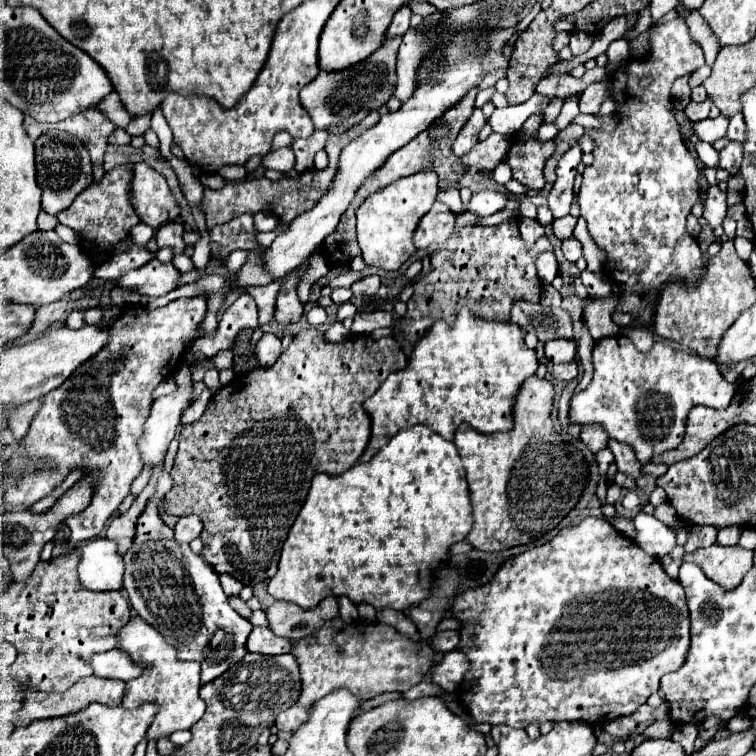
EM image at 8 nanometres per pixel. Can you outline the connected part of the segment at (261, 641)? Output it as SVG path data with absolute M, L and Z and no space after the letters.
M253 627L247 639L247 651L261 655L283 655L291 651L291 641L277 637L269 627Z

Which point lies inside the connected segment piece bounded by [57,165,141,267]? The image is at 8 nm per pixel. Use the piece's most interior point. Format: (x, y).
(102, 214)

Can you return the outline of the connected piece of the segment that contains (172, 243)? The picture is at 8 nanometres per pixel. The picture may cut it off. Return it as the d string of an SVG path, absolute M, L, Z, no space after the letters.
M165 223L165 225L157 231L153 253L157 253L157 251L159 251L159 249L163 249L163 247L169 247L169 249L173 251L173 255L179 255L179 253L183 253L183 251L185 251L186 244L180 237L178 223Z

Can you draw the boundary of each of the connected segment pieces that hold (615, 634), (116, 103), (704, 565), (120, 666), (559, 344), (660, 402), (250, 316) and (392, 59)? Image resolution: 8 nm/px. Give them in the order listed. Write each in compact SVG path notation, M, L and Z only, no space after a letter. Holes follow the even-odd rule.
M585 517L579 525L571 525L561 529L561 533L551 539L549 543L523 551L511 559L507 559L501 569L481 587L477 589L467 589L461 595L455 597L451 613L457 621L461 621L461 641L457 651L465 653L469 659L469 671L463 679L463 683L457 687L455 695L457 701L461 705L465 705L465 709L469 709L471 717L477 723L489 723L489 725L511 725L511 727L527 727L531 723L541 725L545 721L583 721L589 725L595 723L605 723L623 715L631 715L633 711L637 711L639 705L643 705L647 701L649 695L659 691L659 679L665 673L677 671L683 663L685 663L685 653L689 649L689 613L687 613L687 601L685 601L685 591L679 585L677 579L669 577L663 567L661 561L657 557L647 555L641 547L635 545L633 539L625 537L623 533L619 533L607 519L603 517ZM567 611L567 667L559 665L561 653L553 653L555 649L549 645L549 637L551 637L551 627L555 627L555 623L565 615Z
M113 91L111 95L107 95L107 99L101 99L97 107L99 107L99 109L103 111L103 115L107 115L107 119L111 119L111 123L115 123L117 127L127 127L129 121L133 119L133 117L125 111L125 107L121 105L119 95L117 95L115 91Z
M715 543L707 549L697 549L695 553L685 555L685 561L699 565L701 571L723 589L735 589L743 575L753 567L753 551L739 545L723 547Z
M111 649L105 653L93 655L91 667L97 677L121 679L121 681L129 681L143 673L143 669L133 659L129 659L129 655L125 651L119 651L119 649Z
M553 339L545 343L545 357L549 363L571 363L577 357L575 341L567 339Z
M605 337L595 343L593 347L593 381L589 387L577 395L571 397L571 419L575 419L577 425L591 425L599 423L607 429L609 437L627 443L635 449L637 459L645 465L649 463L651 455L659 455L667 449L675 449L685 435L685 421L689 411L695 405L707 405L711 409L725 409L733 395L737 385L723 379L719 367L715 361L699 359L687 351L673 349L665 341L657 341L651 351L641 353L629 337Z
M241 293L239 299L223 313L215 335L203 337L191 345L191 351L201 351L209 359L223 349L231 349L241 329L257 327L257 305L249 293Z
M401 35L395 39L387 39L385 45L365 61L337 73L321 71L315 81L311 81L301 89L301 103L309 111L315 129L325 129L329 133L343 133L355 123L359 123L363 117L367 117L369 111L379 109L393 97L395 79L397 79L395 63L397 63L399 43Z

